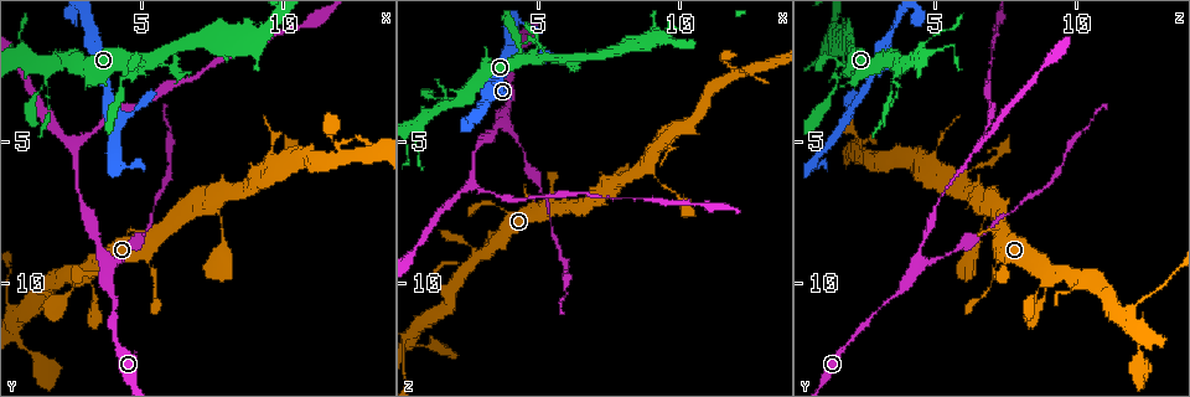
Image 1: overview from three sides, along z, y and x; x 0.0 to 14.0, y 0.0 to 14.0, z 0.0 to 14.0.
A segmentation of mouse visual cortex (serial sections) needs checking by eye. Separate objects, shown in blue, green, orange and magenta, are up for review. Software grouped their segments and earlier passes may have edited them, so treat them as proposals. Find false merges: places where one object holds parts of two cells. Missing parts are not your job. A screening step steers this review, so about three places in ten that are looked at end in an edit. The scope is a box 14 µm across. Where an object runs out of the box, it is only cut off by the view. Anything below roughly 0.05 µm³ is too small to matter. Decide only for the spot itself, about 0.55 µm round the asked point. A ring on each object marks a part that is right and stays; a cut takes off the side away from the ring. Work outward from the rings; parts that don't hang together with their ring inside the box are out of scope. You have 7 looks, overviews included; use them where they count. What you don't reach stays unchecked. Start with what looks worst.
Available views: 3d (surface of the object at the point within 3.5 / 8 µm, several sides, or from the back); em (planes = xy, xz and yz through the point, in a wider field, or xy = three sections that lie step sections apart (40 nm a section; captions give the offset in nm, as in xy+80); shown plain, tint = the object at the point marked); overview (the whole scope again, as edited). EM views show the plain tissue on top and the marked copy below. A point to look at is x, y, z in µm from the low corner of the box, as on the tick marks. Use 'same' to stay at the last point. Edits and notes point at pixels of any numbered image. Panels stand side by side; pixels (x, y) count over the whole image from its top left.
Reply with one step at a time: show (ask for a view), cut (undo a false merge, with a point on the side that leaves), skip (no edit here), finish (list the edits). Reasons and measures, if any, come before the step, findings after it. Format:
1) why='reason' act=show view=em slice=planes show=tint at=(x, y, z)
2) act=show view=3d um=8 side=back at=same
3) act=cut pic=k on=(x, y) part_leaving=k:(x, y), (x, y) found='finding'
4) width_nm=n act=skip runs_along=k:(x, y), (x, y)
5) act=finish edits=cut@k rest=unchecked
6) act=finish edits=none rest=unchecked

why='a narrow waist' act=show view=3d um=3.5 at=(4.9, 2.0, 1.4)

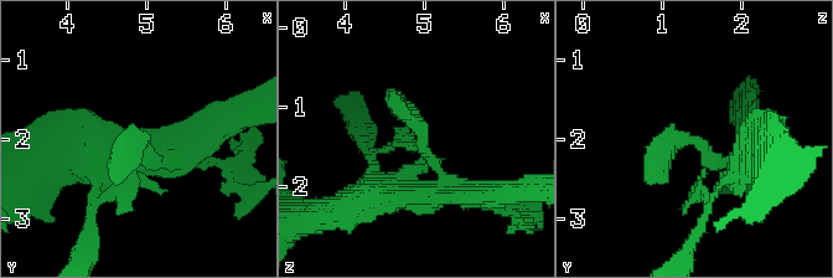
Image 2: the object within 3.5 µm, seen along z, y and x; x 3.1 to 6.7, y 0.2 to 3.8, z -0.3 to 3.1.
act=show view=em slice=xy step=1 show=tint at=(5.00, 2.05, 1.35)

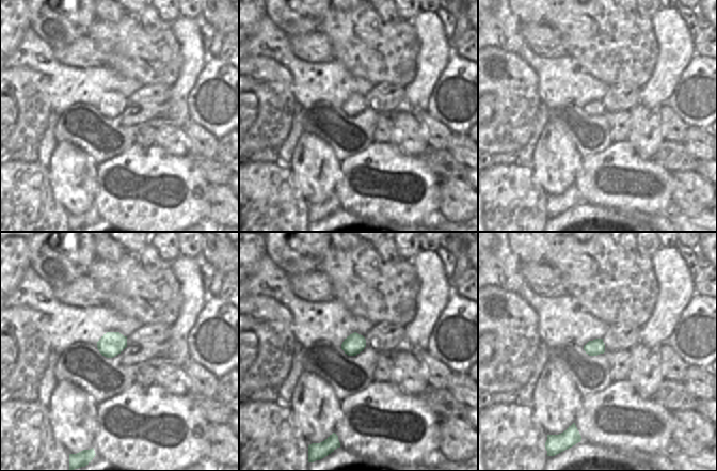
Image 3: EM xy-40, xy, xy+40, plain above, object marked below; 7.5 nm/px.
act=skip runs_along=2:(440, 194), (448, 179), (398, 92) found='continuous, no second cell'

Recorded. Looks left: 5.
why='abrupt turn' act=show view=em slice=xy step=1 show=tint at=(11.8, 4.8, 2.2)

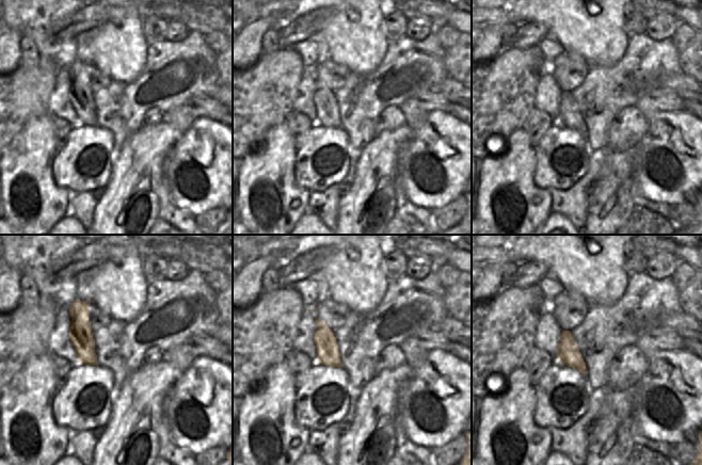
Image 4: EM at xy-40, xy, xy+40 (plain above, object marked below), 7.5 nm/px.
act=show view=3d um=3.5 at=same

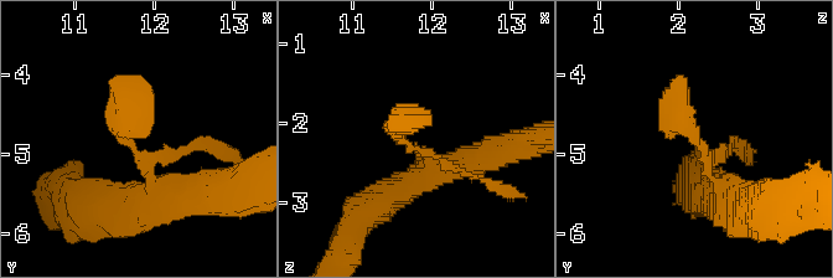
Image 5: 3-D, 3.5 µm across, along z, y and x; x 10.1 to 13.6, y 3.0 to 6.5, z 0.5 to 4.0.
width_nm=170 act=skip runs_along=4:(78, 302), (84, 350), (94, 362) found='one cell here'

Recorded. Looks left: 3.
why='three-way junction' act=show view=3d um=3.5 at=(2.7, 5.2, 6.4)

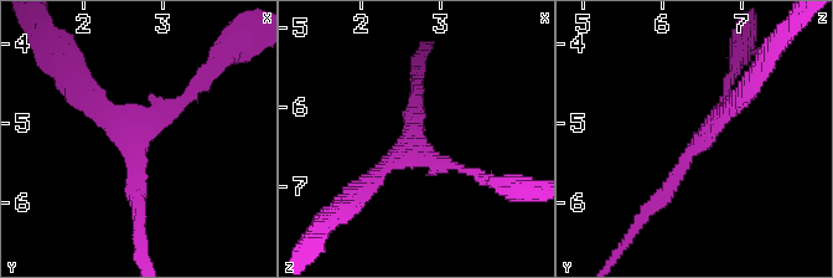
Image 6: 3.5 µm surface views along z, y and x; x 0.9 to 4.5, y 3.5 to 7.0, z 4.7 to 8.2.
act=show view=em slice=xy step=3 show=tint at=(2.65, 5.25, 6.50)

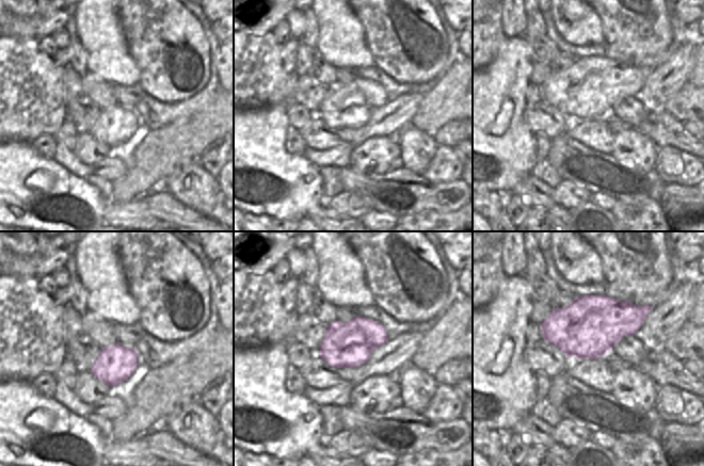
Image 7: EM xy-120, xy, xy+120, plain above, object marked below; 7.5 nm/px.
act=skip runs_along=6:(647, 211), (712, 128), (727, 86) found='continuous, no second cell'

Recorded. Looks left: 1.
act=finish edits=none rest=unchecked

